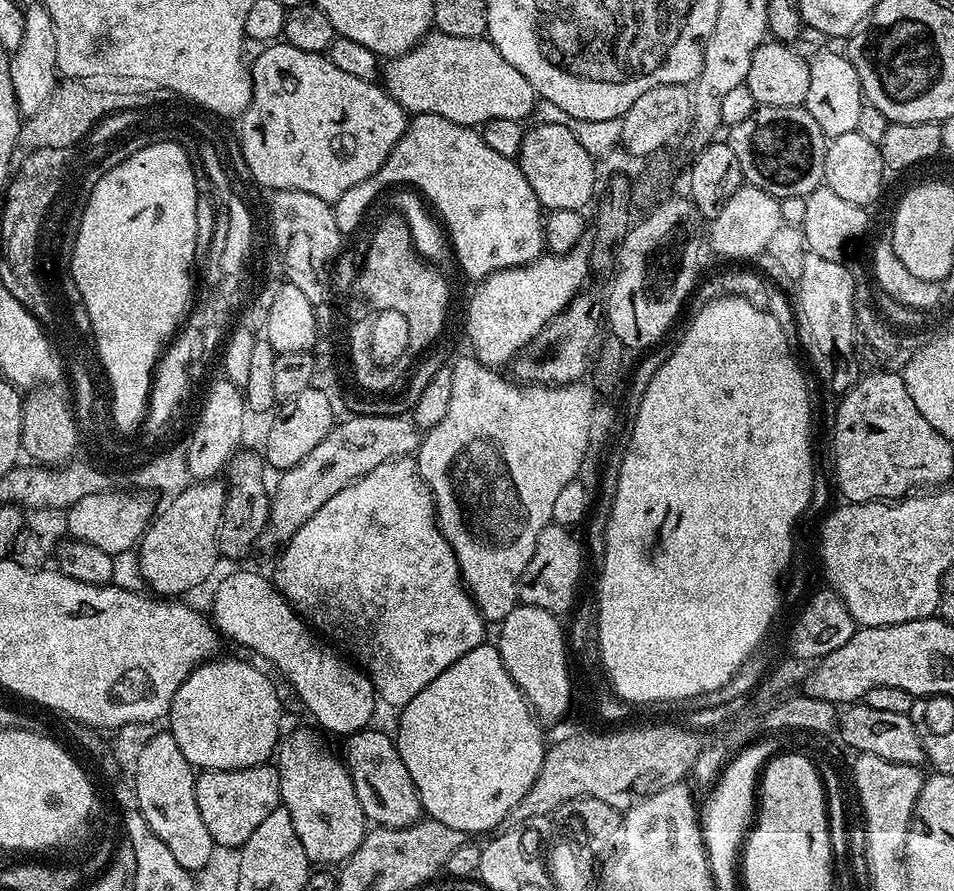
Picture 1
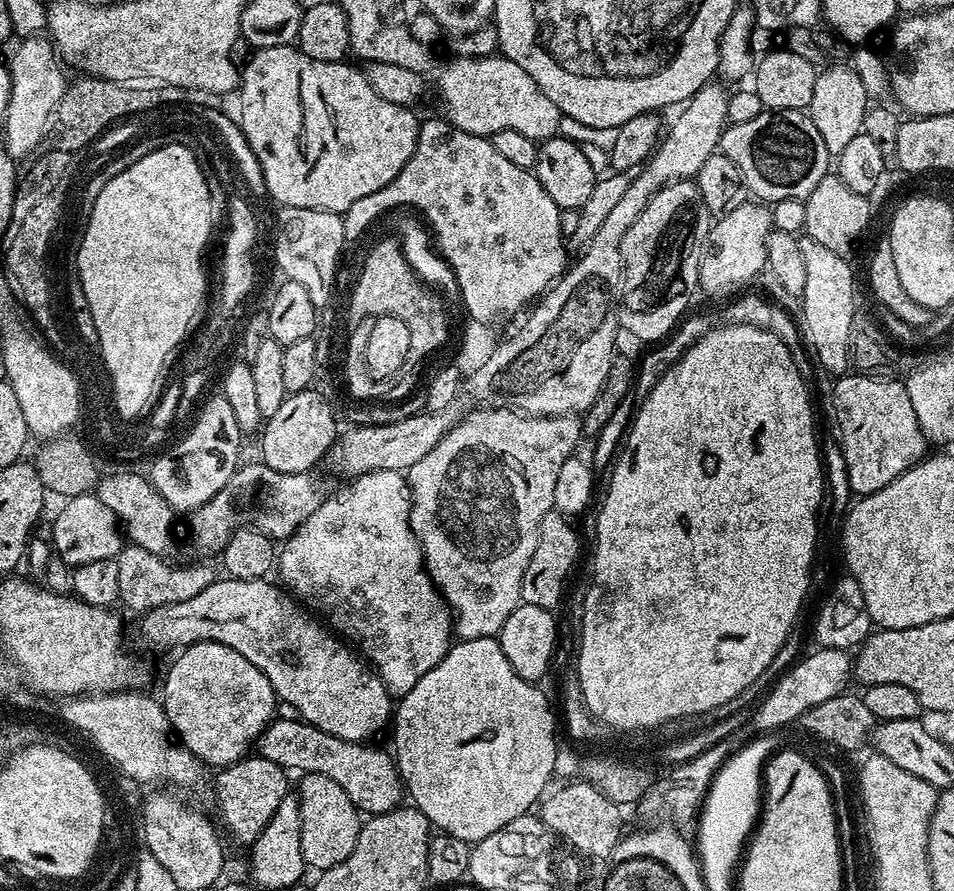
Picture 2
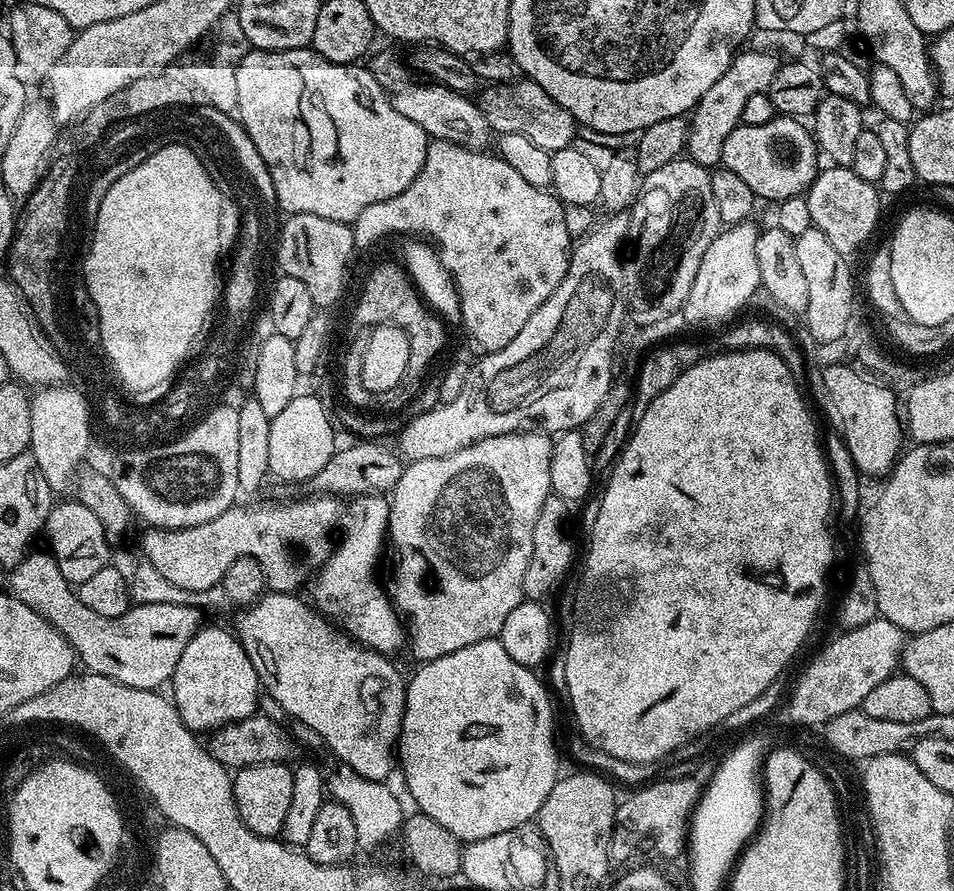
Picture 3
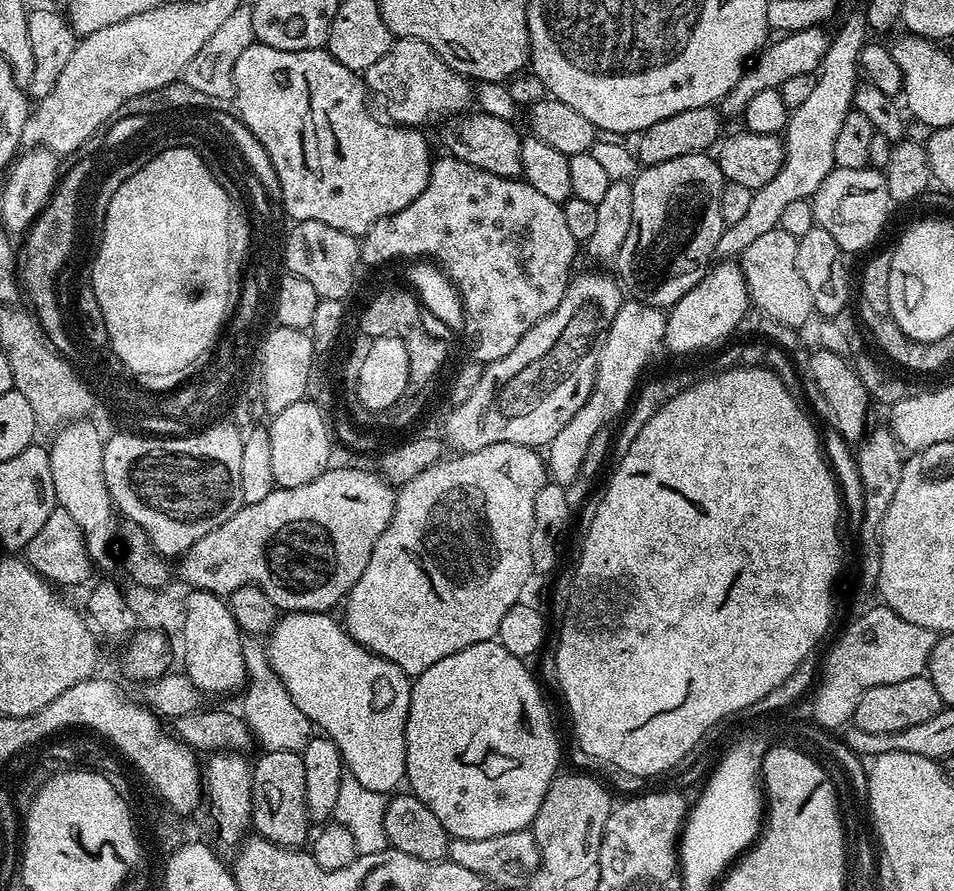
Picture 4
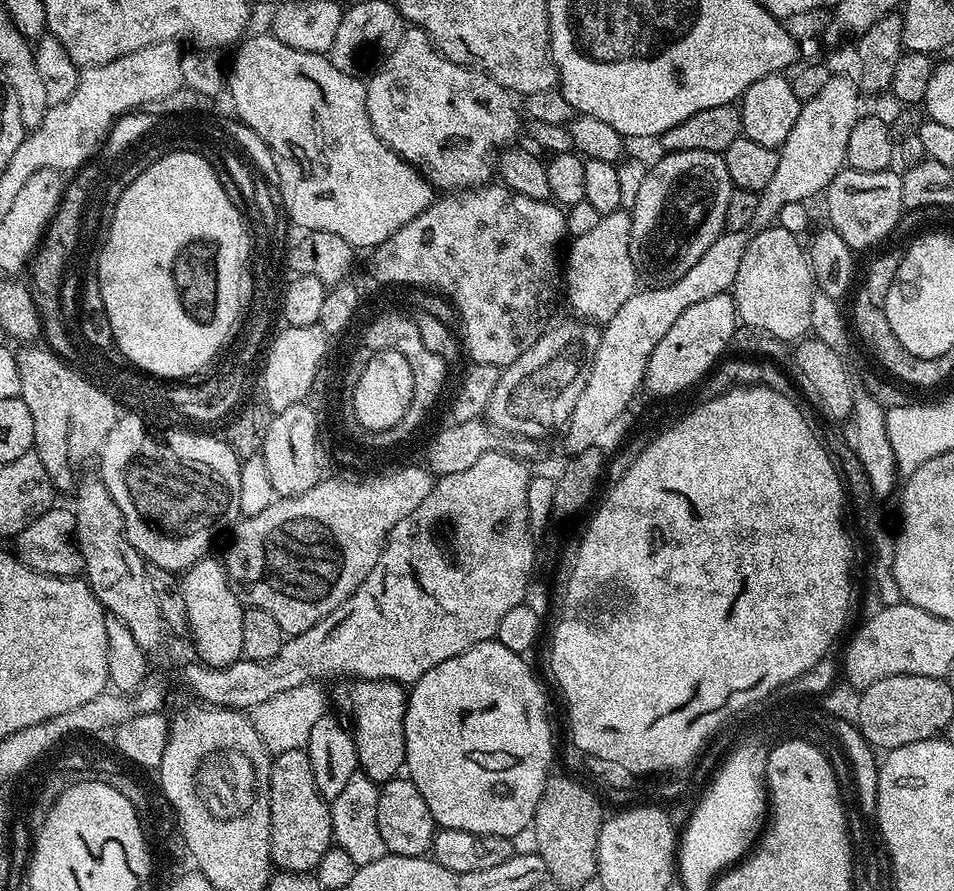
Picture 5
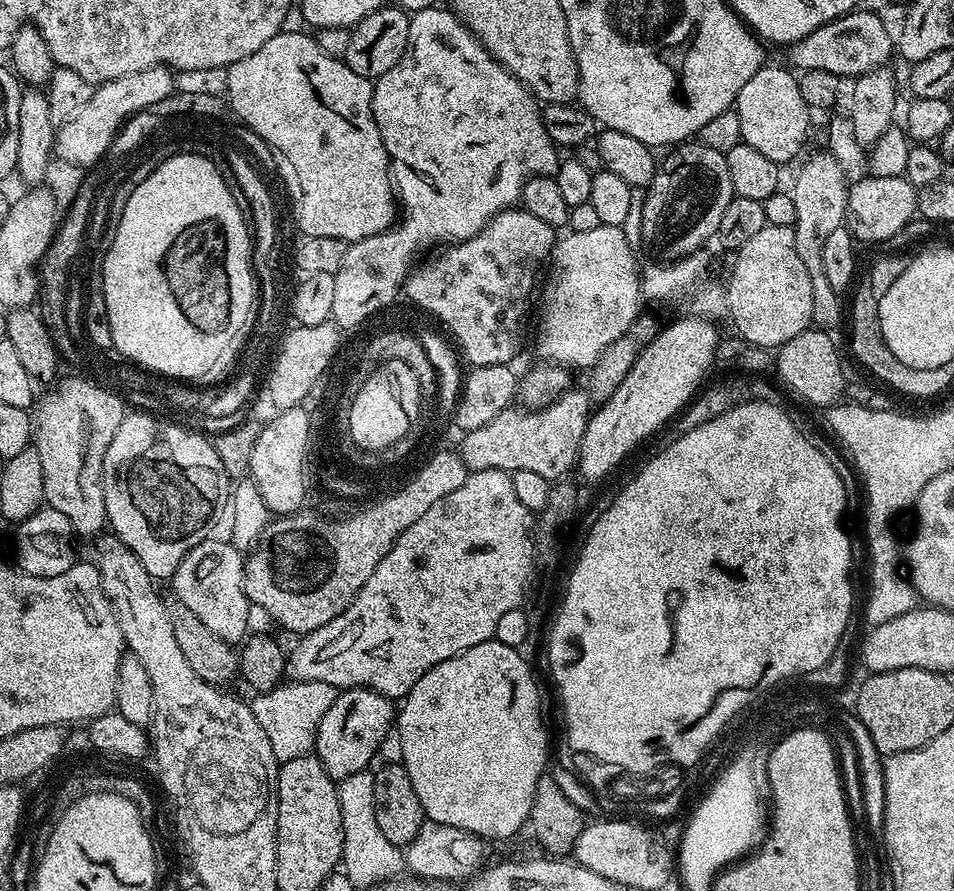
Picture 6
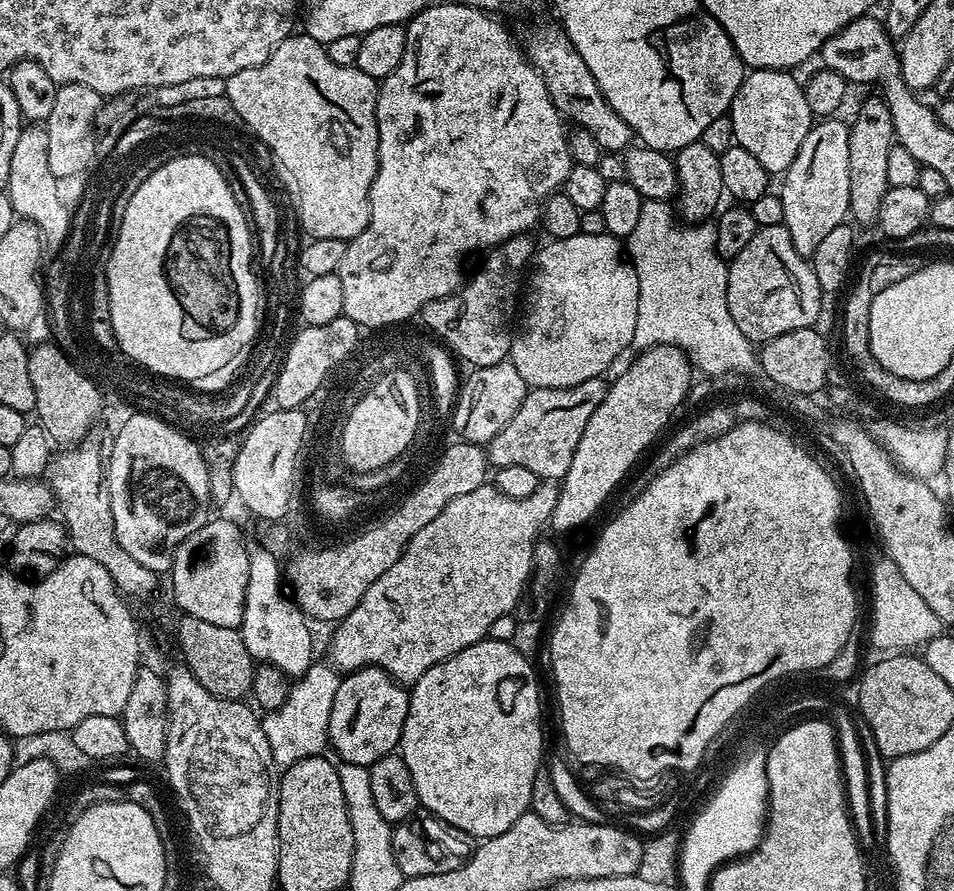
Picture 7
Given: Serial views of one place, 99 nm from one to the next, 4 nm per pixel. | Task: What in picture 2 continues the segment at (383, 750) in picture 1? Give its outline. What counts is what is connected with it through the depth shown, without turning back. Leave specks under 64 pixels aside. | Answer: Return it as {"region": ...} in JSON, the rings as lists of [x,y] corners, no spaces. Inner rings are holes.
{"region":[[[299,718],[280,719],[273,719],[256,739],[254,748],[262,758],[285,770],[297,768],[300,774],[309,772],[334,778],[334,782],[346,790],[350,802],[354,802],[361,813],[377,816],[401,807],[403,800],[400,799],[405,799],[406,789],[391,751],[383,752],[372,742],[355,744],[334,738],[334,734],[326,734],[326,730],[318,730]]]}

